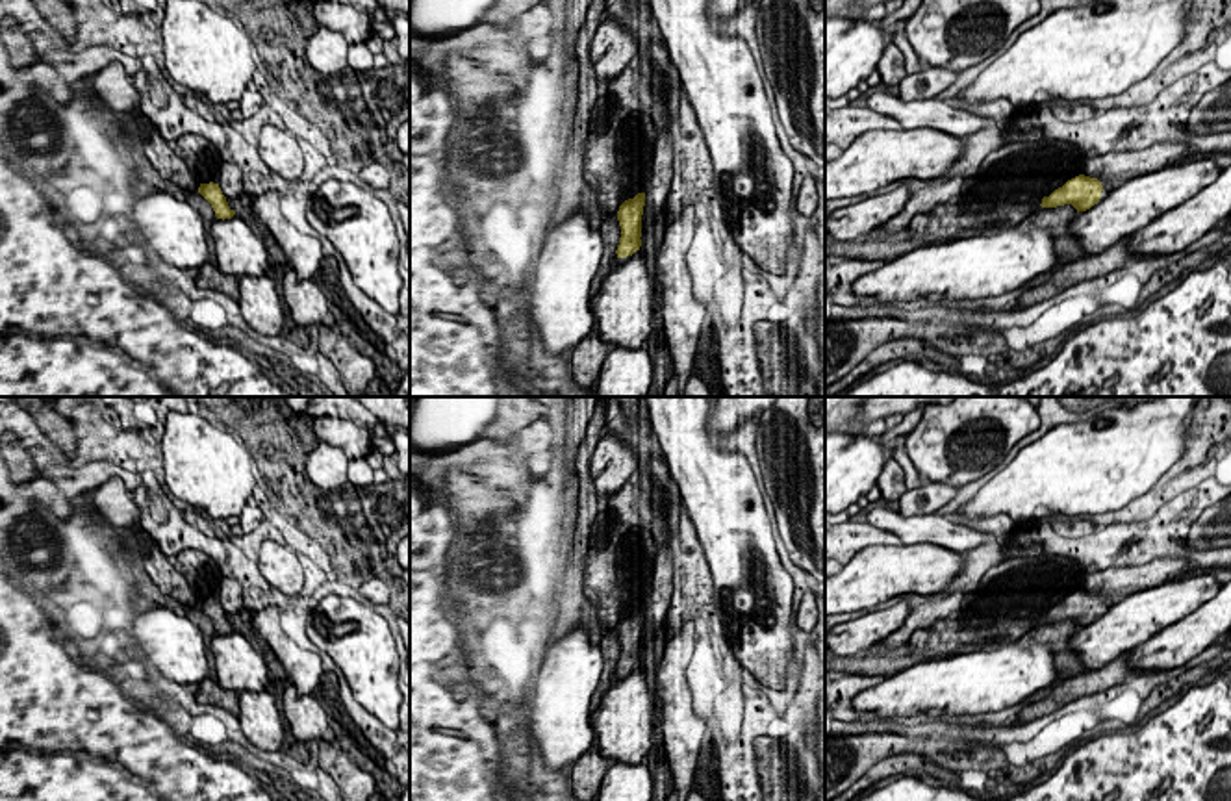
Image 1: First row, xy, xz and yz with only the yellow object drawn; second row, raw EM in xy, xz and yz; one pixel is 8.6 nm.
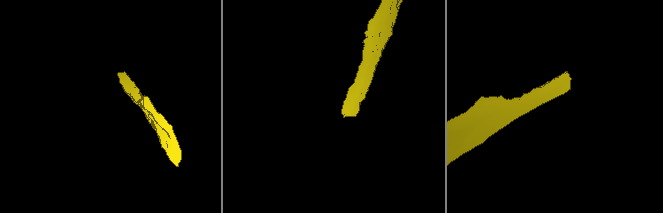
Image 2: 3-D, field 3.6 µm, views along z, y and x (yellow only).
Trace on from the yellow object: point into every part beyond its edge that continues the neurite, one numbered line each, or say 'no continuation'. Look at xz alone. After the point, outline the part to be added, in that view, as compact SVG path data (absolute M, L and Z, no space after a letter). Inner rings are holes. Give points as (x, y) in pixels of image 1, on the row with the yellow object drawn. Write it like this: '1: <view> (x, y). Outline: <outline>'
no continuation

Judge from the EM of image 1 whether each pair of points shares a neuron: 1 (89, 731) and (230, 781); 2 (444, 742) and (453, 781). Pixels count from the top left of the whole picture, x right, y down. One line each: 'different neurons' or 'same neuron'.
1: same neuron
2: same neuron

